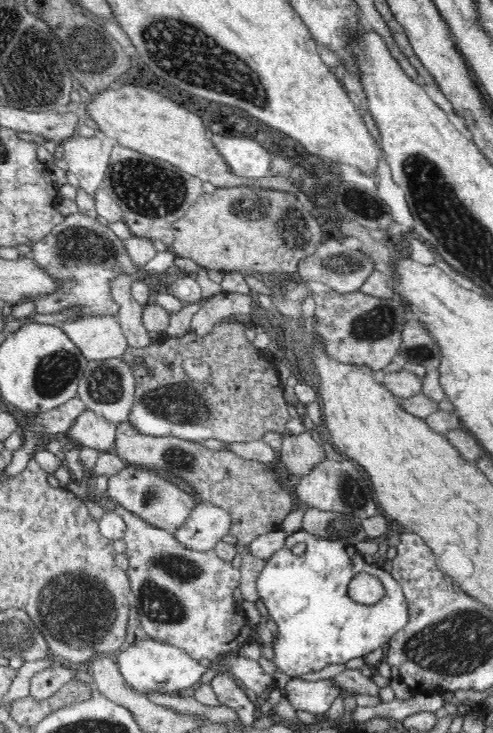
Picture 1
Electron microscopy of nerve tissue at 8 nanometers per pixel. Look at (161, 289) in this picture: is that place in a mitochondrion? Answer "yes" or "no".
no

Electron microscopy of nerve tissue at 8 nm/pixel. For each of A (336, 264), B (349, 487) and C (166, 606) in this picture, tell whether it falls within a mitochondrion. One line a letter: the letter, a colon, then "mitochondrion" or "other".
A: mitochondrion
B: mitochondrion
C: mitochondrion

